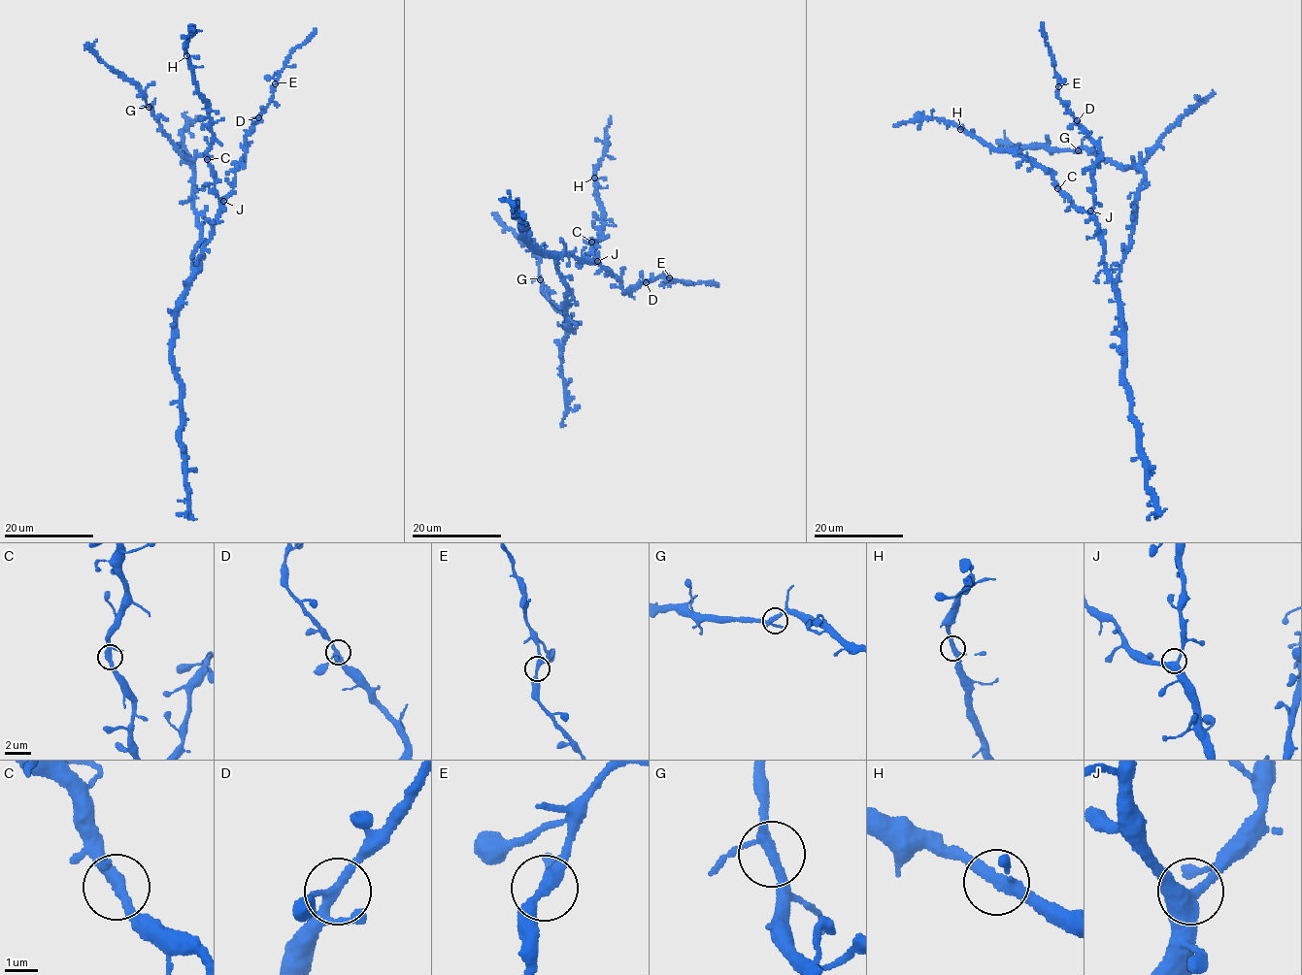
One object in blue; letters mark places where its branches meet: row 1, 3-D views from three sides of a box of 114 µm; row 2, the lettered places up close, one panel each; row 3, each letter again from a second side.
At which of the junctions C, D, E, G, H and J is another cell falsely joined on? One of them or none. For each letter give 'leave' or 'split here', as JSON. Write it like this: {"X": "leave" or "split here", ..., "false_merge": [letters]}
{"C": "leave", "D": "leave", "E": "leave", "G": "leave", "H": "leave", "J": "leave", "false_merge": []}

